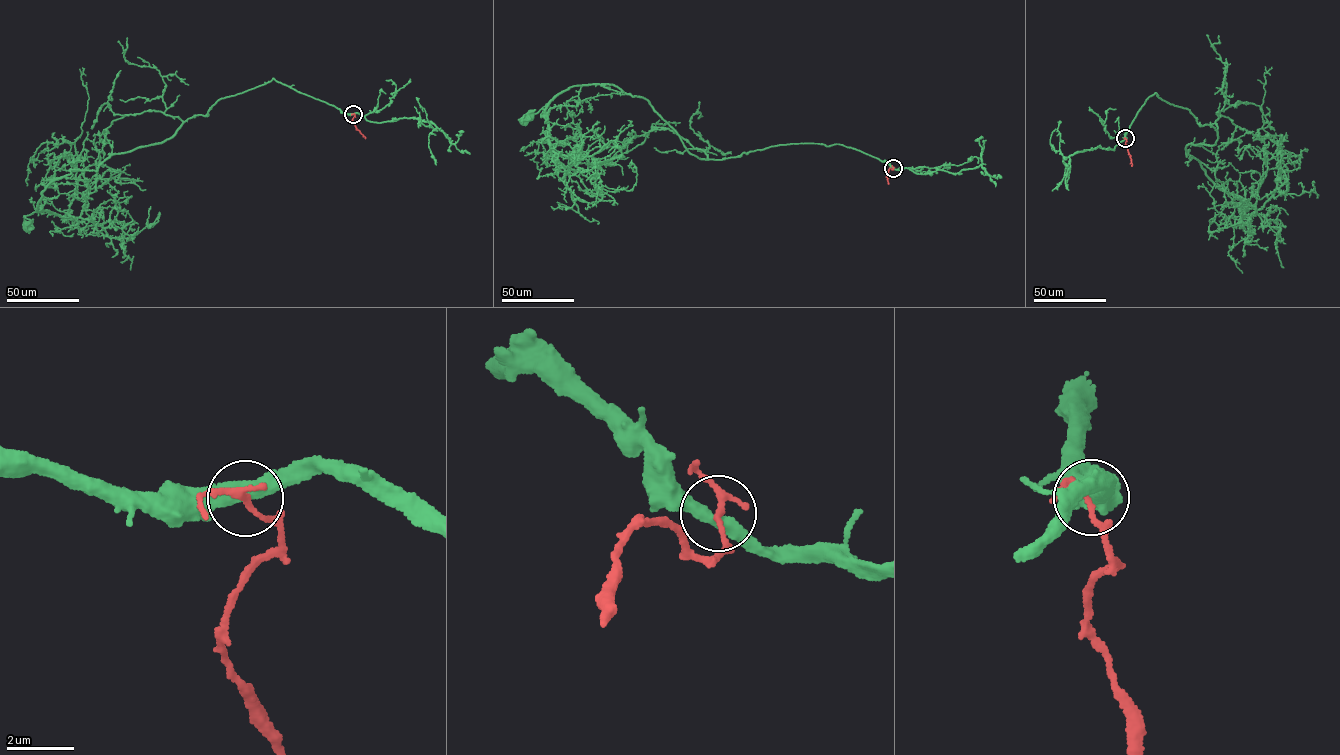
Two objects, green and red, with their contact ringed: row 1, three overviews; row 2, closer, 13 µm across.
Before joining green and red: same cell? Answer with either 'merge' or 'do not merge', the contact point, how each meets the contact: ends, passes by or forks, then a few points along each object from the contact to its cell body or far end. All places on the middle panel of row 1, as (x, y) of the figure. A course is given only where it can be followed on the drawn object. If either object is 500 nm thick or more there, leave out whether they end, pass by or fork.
do not merge; place (893, 168); green passes by; red passes by; course green (893, 168), (835, 144), (701, 159), (649, 102), (610, 84), (573, 86), (525, 121); course red (893, 167), (888, 170), (888, 184)

